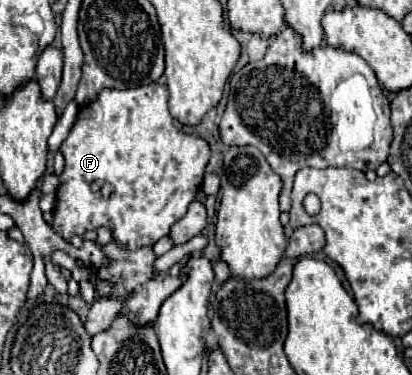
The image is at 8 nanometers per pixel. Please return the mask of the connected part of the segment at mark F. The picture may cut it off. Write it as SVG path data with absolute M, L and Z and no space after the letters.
M149 83L121 91L103 89L93 103L79 109L79 117L61 145L61 153L65 157L65 169L59 175L61 185L53 209L53 231L65 241L71 241L73 235L81 237L85 231L107 227L121 247L135 251L167 235L187 213L189 203L201 187L211 149L199 135L189 135L175 127L167 109L167 85Z

